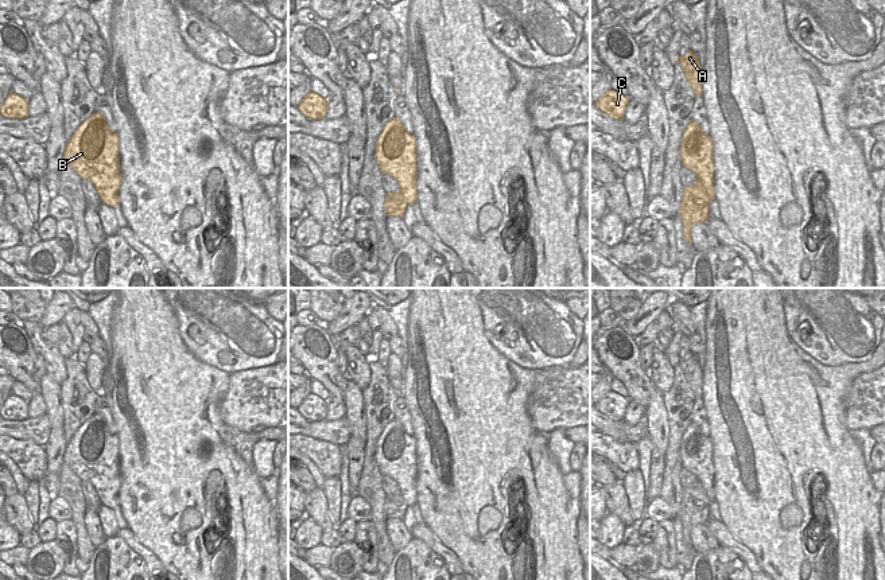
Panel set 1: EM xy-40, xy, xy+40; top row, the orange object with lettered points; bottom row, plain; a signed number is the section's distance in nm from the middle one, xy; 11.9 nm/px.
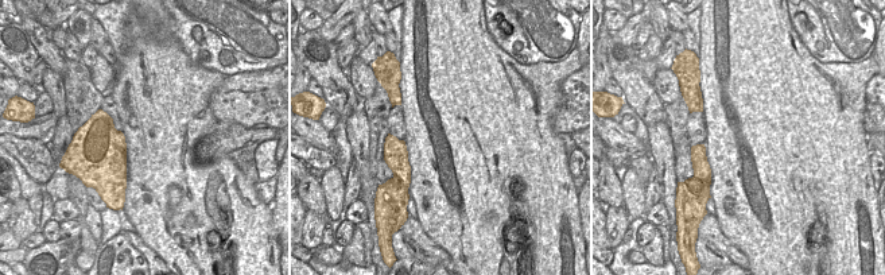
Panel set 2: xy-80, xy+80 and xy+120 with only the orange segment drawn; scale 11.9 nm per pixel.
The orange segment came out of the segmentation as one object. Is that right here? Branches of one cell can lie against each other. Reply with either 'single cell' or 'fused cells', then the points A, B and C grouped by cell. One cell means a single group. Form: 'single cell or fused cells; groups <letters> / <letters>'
fused cells; groups A / B C

